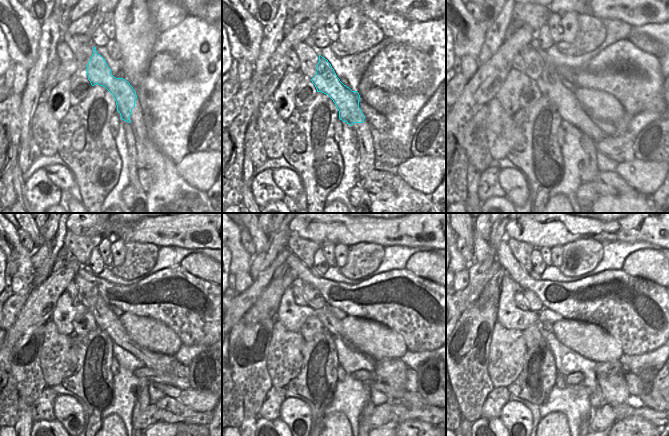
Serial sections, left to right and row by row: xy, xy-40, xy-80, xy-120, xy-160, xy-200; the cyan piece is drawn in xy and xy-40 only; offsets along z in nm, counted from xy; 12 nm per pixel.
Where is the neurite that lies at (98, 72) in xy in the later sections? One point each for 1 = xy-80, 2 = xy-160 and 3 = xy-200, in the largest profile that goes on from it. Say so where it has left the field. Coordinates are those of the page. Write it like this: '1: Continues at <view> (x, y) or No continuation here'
1: Continues at xy-80 (551, 85)
2: Continues at xy-160 (390, 380)
3: Continues at xy-200 (611, 378).

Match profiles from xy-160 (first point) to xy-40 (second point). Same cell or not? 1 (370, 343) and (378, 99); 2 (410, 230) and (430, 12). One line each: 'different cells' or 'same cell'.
1: same cell
2: same cell

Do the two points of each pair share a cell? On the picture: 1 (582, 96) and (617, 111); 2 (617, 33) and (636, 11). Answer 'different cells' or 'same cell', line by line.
1: same cell
2: different cells

